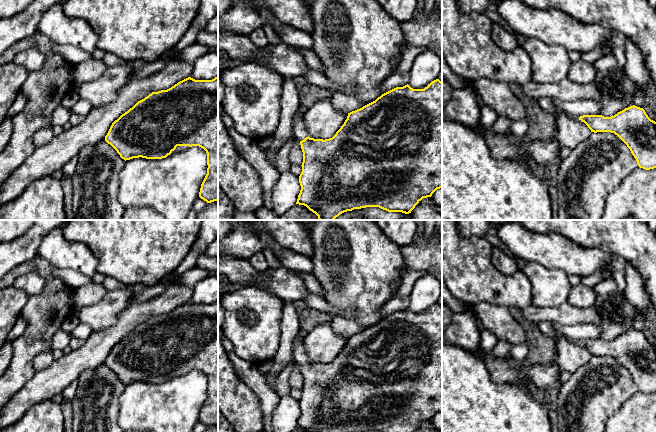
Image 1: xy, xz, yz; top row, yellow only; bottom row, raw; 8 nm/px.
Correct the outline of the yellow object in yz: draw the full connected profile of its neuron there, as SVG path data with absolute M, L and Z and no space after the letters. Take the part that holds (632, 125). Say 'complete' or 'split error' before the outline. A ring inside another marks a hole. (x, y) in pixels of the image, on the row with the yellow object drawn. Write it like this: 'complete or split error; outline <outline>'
complete; outline M633 105L611 117L583 115L579 120L584 122L591 132L611 132L617 135L630 149L640 168L656 168L656 122L648 117L643 108Z

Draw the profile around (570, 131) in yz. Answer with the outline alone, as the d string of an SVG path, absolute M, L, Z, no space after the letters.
M560 114L553 119L557 126L556 134L561 147L573 150L592 133L584 122L567 114Z

